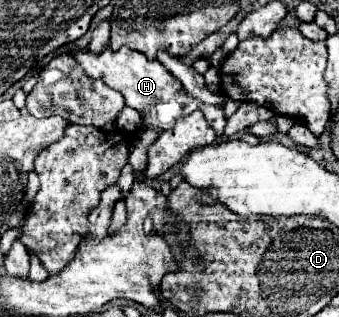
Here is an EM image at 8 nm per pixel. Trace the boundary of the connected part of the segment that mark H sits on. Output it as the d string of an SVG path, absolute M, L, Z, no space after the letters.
M104 47L102 53L92 53L90 49L78 49L72 55L80 63L80 67L84 69L84 73L88 77L102 79L108 87L120 91L124 95L124 99L126 99L126 105L142 113L142 121L146 125L152 125L152 127L156 127L160 131L172 129L178 119L190 115L196 109L200 109L204 113L204 117L206 117L206 123L212 125L212 129L218 135L224 133L224 125L226 125L224 111L212 107L212 105L204 105L204 103L198 105L198 101L194 97L188 97L184 93L180 81L176 81L176 77L172 77L172 73L168 73L162 63L148 61L144 57L144 53L132 51L128 47L120 47L118 51L112 51L110 47Z

